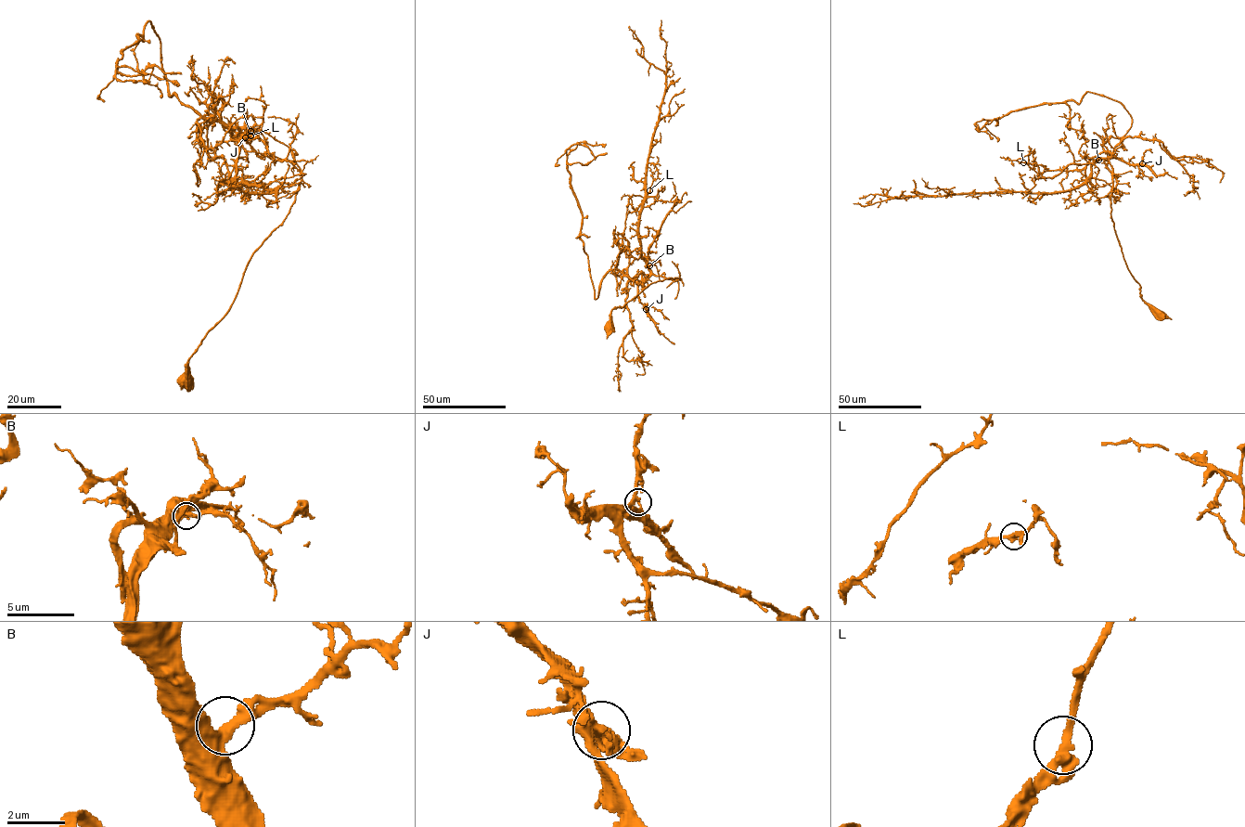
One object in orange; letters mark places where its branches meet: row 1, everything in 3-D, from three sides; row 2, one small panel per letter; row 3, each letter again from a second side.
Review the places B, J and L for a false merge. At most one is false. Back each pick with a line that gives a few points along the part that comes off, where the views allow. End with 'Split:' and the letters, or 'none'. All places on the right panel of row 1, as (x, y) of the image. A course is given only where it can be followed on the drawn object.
Split: none

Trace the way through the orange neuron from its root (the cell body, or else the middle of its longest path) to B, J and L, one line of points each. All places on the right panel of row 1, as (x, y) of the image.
B: (1160, 315), (1142, 298), (1140, 285), (1127, 268), (1110, 216), (1112, 168), (1108, 159), (1098, 160)
J: (1160, 315), (1142, 298), (1140, 285), (1127, 268), (1110, 216), (1112, 168), (1108, 159), (1142, 163)
L: (1160, 315), (1142, 298), (1114, 228), (1108, 159), (1114, 157), (1103, 151), (1069, 171), (1023, 162)

